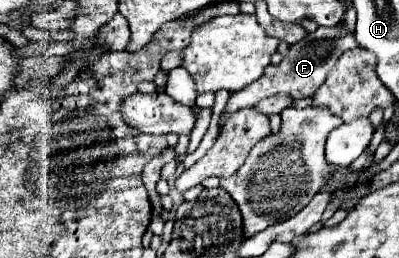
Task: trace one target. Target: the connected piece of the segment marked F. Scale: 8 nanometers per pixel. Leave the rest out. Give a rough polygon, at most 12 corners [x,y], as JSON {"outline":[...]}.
{"outline":[[343,24],[327,38],[293,44],[279,66],[231,94],[227,114],[277,92],[313,96],[343,50]]}

